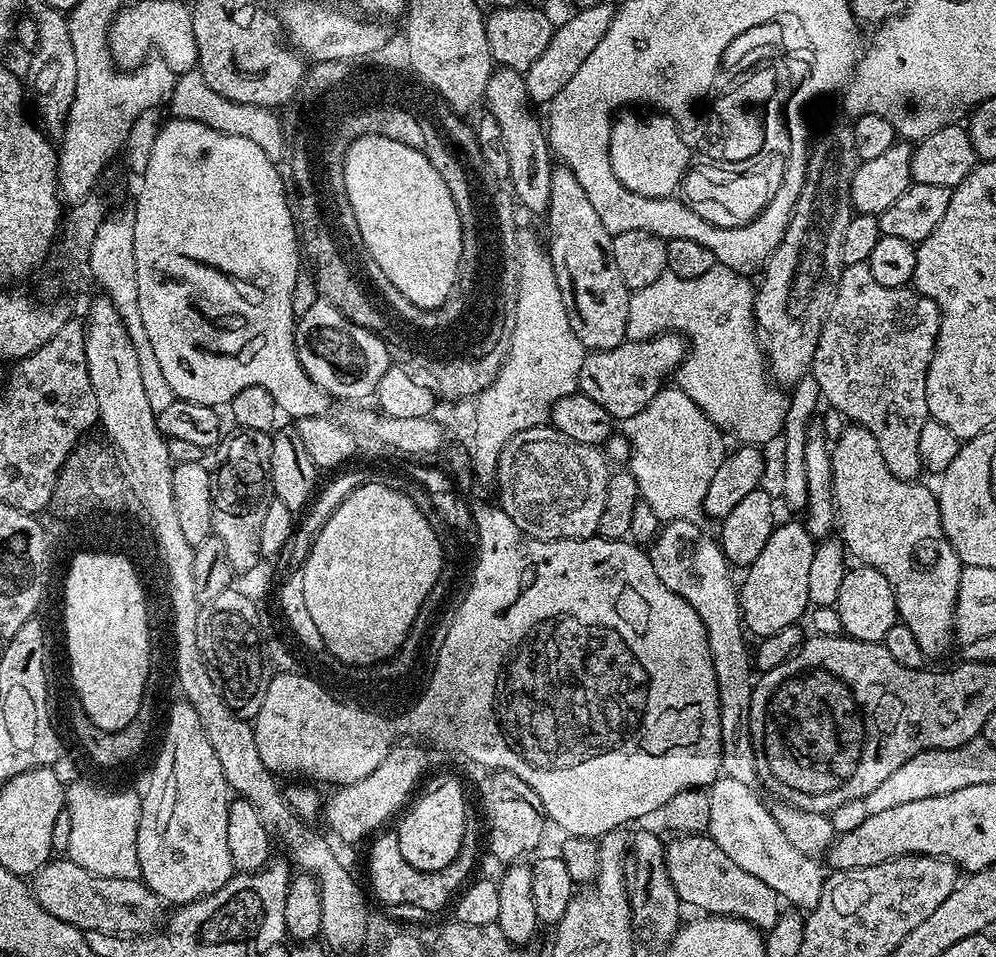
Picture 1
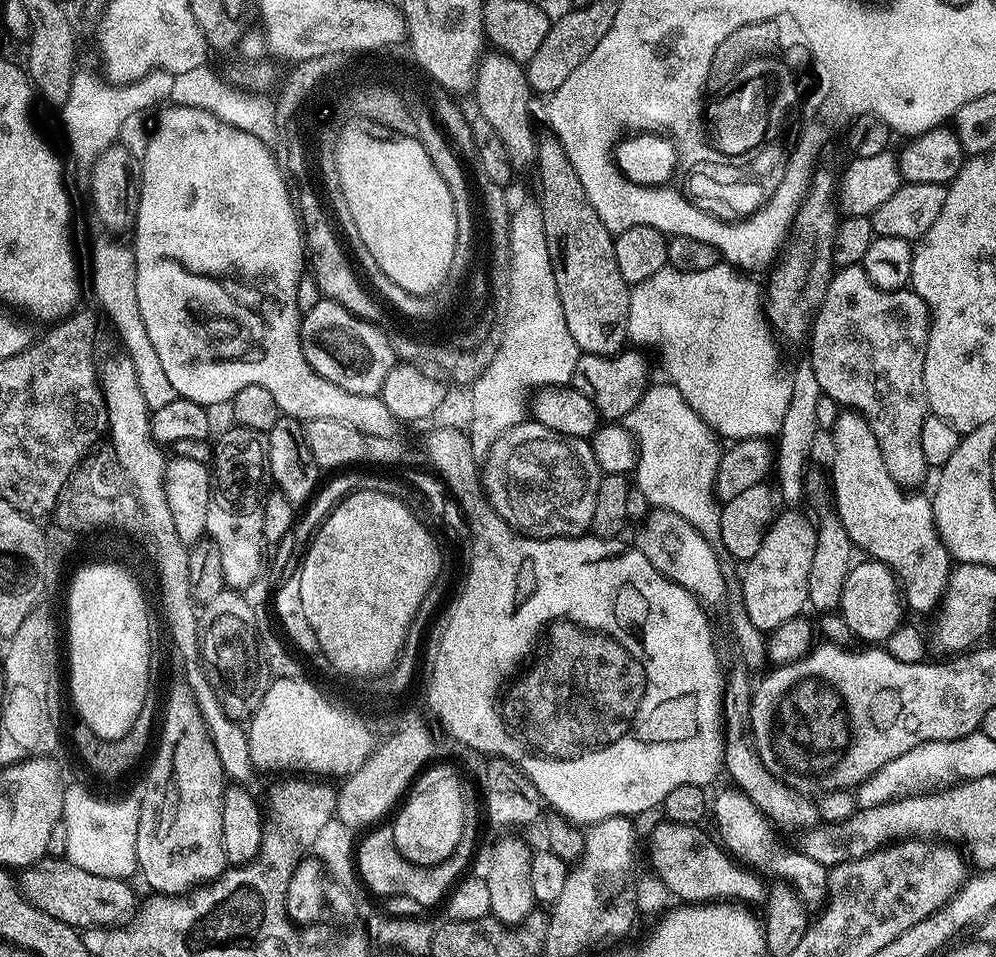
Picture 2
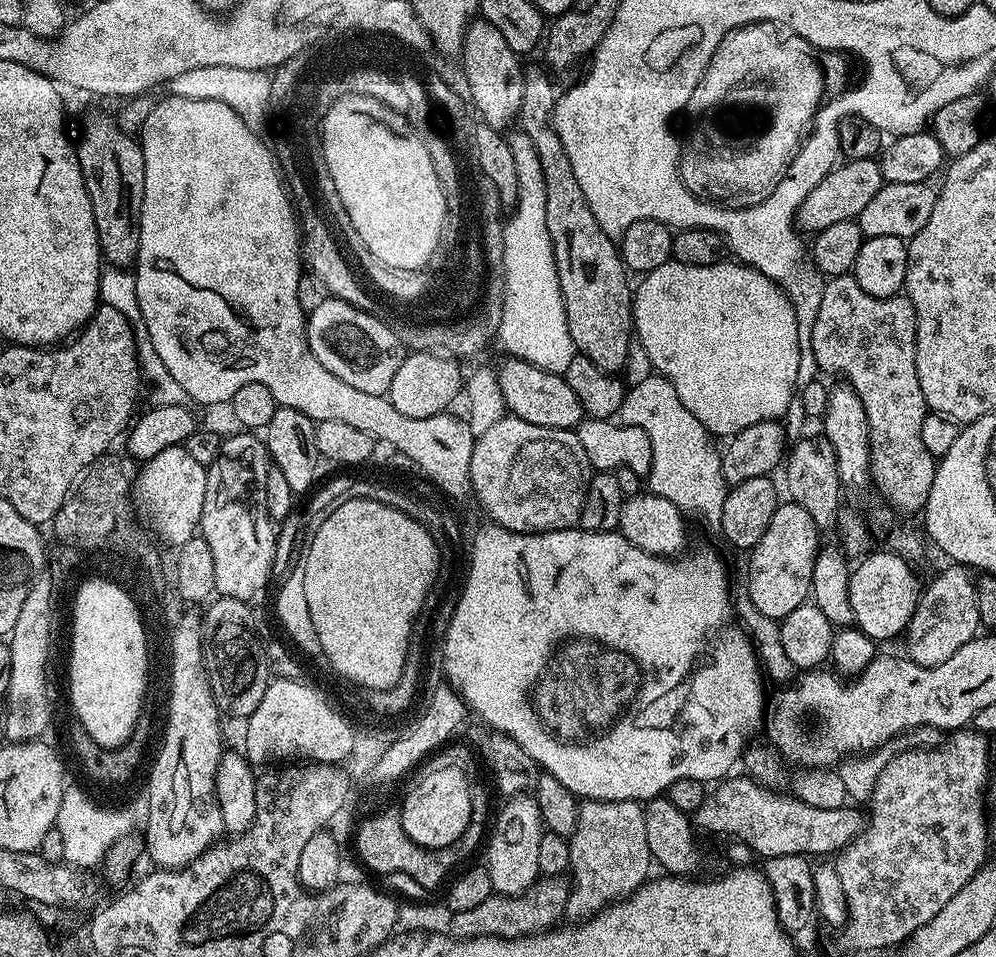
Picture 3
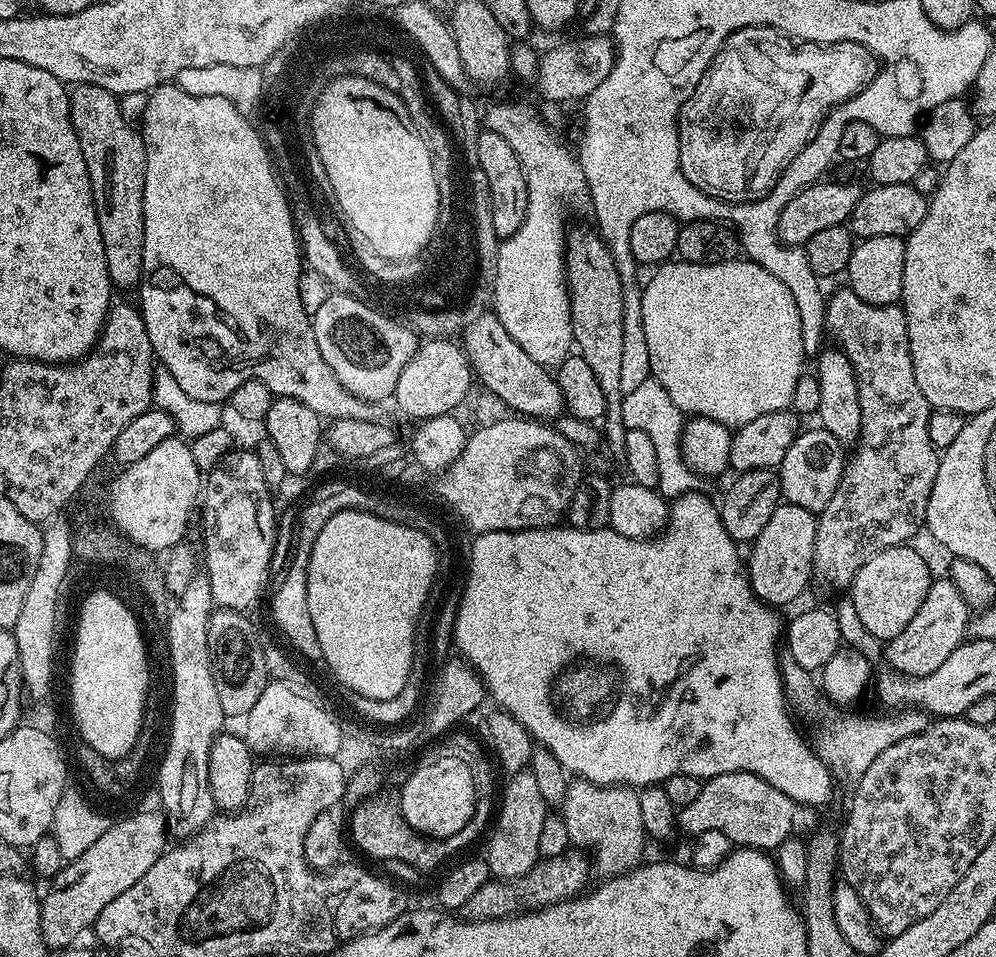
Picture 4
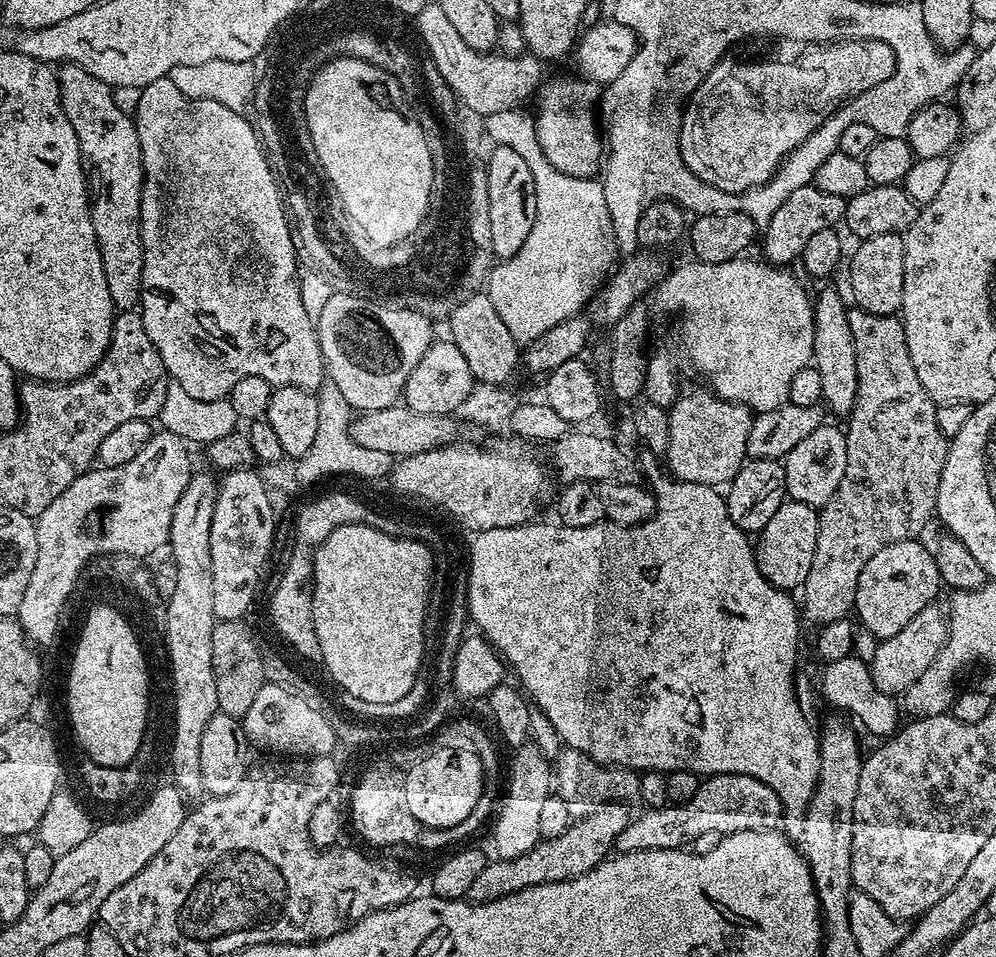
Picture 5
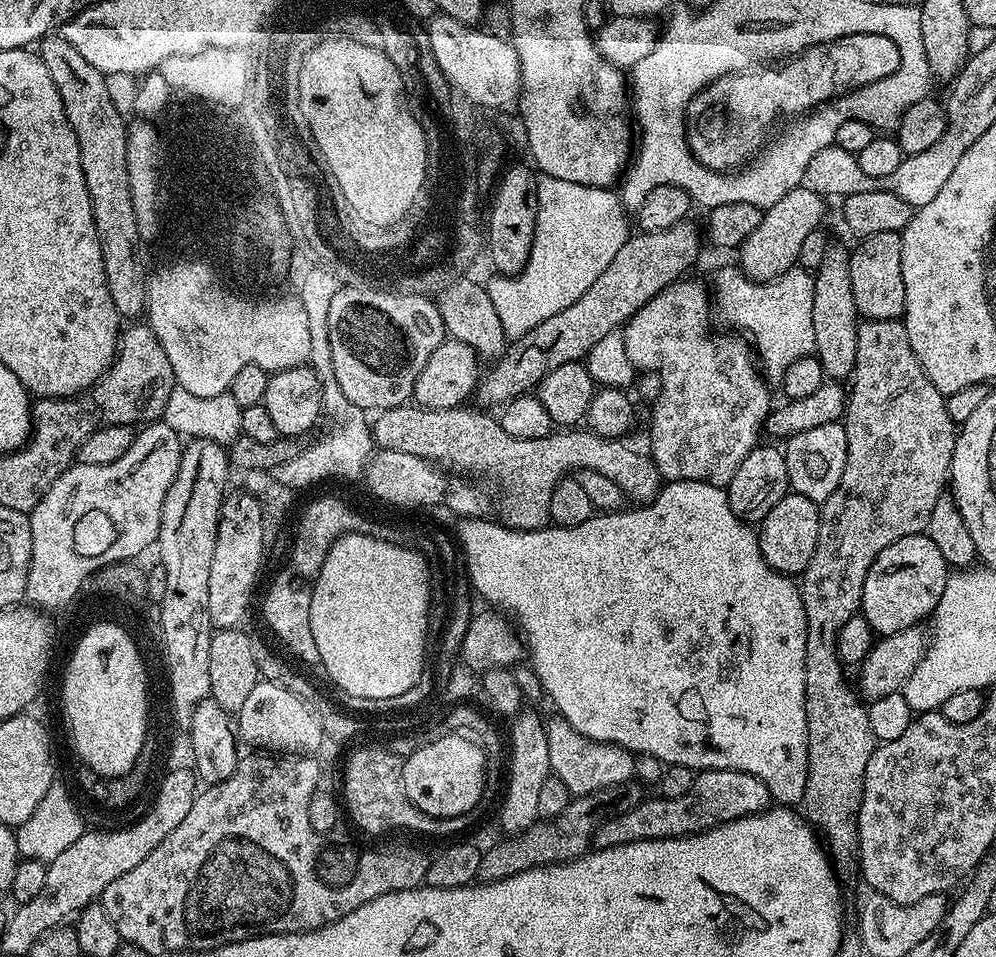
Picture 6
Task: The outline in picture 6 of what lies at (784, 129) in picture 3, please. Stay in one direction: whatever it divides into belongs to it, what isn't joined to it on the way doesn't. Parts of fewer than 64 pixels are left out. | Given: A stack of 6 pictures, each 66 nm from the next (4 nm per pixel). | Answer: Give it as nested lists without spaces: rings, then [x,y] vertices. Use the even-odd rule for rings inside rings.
[[[846,34],[807,48],[789,59],[783,72],[718,78],[688,103],[684,114],[688,150],[695,163],[711,172],[739,170],[756,157],[773,135],[772,127],[779,120],[799,118],[837,96],[847,96],[849,92],[882,82],[882,78],[890,78],[899,65],[898,46],[894,46],[886,34]]]

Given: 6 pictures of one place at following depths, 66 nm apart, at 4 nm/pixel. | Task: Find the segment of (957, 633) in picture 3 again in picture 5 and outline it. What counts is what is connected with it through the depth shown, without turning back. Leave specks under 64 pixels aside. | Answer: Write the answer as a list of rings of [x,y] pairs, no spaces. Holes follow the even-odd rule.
[[[939,603],[928,604],[922,610],[922,614],[914,614],[906,626],[894,638],[886,638],[879,641],[874,658],[870,663],[874,686],[882,690],[887,696],[899,697],[899,692],[911,689],[930,670],[930,666],[938,658],[938,654],[944,650],[944,643],[948,640],[949,613],[939,608]]]

